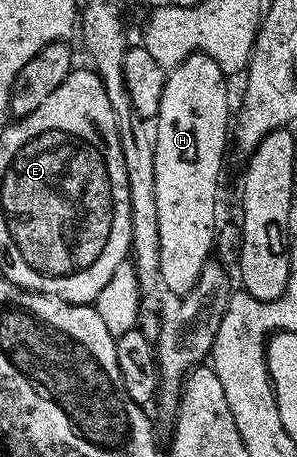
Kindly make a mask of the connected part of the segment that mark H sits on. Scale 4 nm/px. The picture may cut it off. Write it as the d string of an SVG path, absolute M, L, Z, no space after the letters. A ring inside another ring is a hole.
M189 56L187 60L185 60L180 67L173 69L166 77L166 89L164 90L164 98L160 102L160 110L158 111L156 117L156 125L158 124L158 132L156 128L156 139L154 141L154 145L156 146L156 206L160 210L160 280L163 280L166 283L166 288L170 292L175 292L178 295L178 298L185 298L189 295L190 291L196 286L198 279L200 278L200 274L204 270L204 266L208 263L211 263L212 256L210 256L210 251L214 248L214 235L218 232L218 183L222 180L222 163L226 160L226 140L228 144L228 137L232 132L232 108L230 112L230 92L226 89L226 83L228 83L228 77L226 73L220 70L220 66L214 61L212 58L208 58L207 56Z

